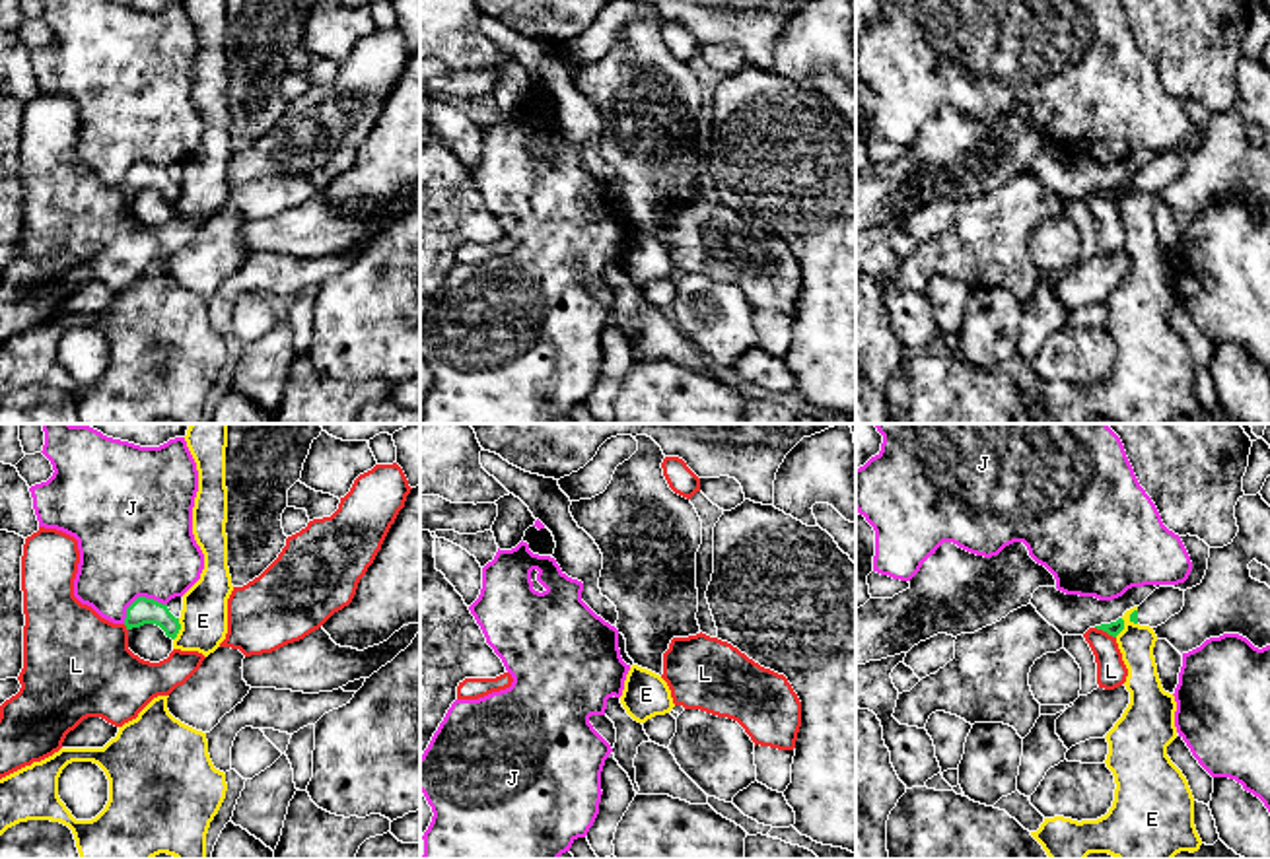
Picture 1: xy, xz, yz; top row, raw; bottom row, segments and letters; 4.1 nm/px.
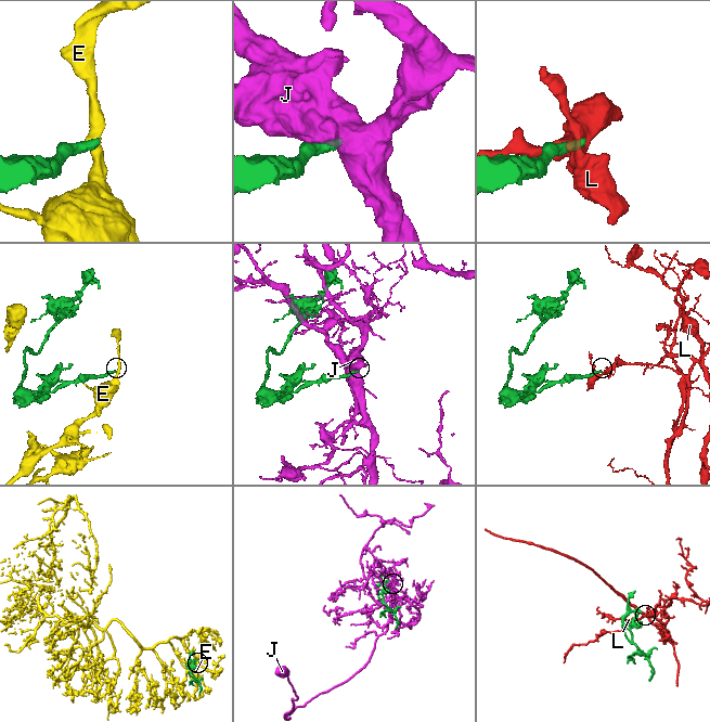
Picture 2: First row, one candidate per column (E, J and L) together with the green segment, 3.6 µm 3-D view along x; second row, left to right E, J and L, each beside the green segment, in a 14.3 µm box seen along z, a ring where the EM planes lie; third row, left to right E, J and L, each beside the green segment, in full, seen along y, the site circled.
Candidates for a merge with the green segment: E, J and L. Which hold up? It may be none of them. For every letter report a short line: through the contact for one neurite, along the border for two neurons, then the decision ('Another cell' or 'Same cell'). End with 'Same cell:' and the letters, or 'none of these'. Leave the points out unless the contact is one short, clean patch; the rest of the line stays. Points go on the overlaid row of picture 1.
E: Another cell
J: Another cell
L: Another cell
Same cell: none of these

